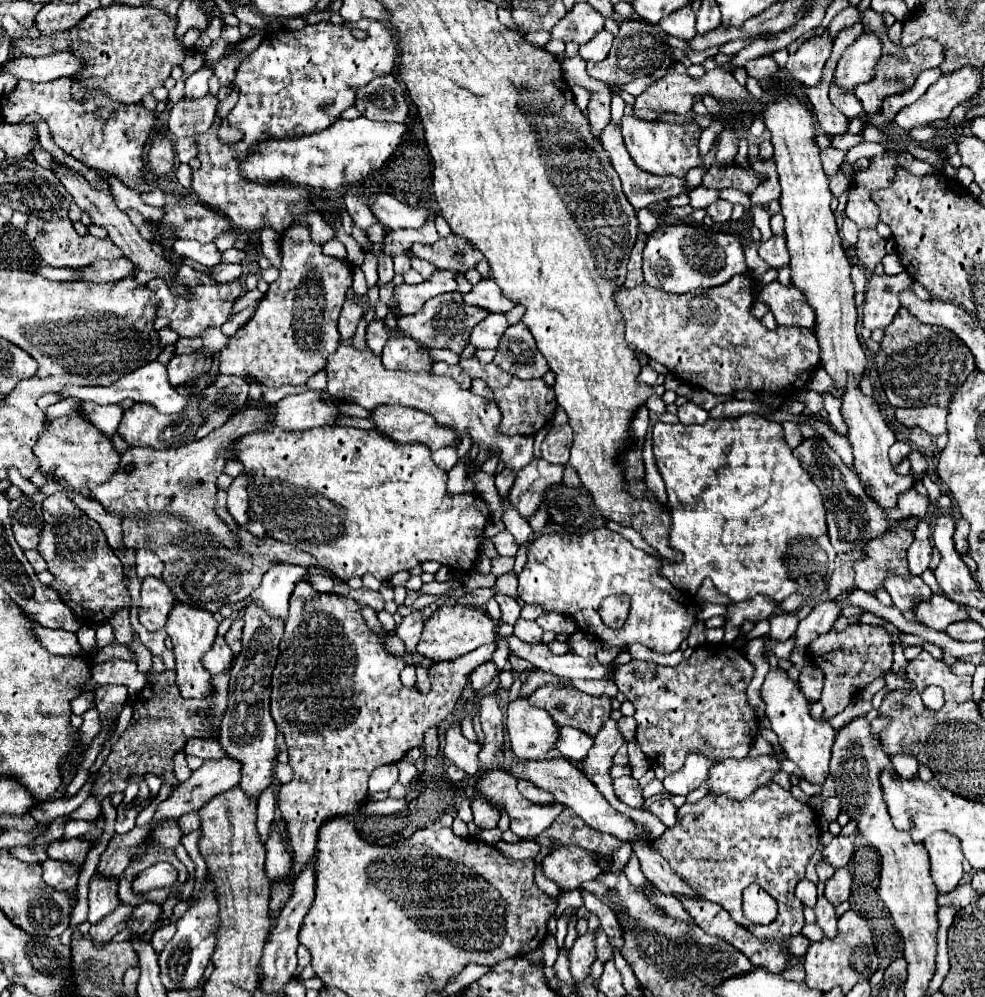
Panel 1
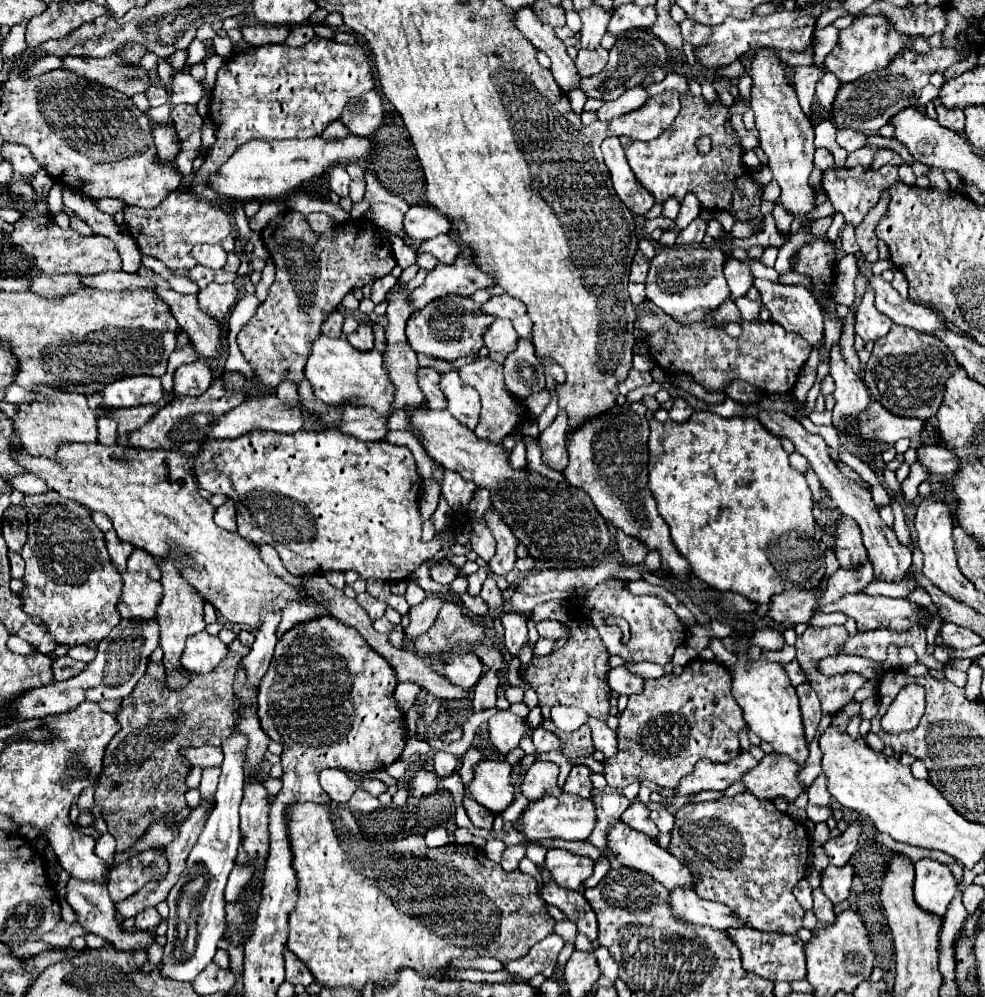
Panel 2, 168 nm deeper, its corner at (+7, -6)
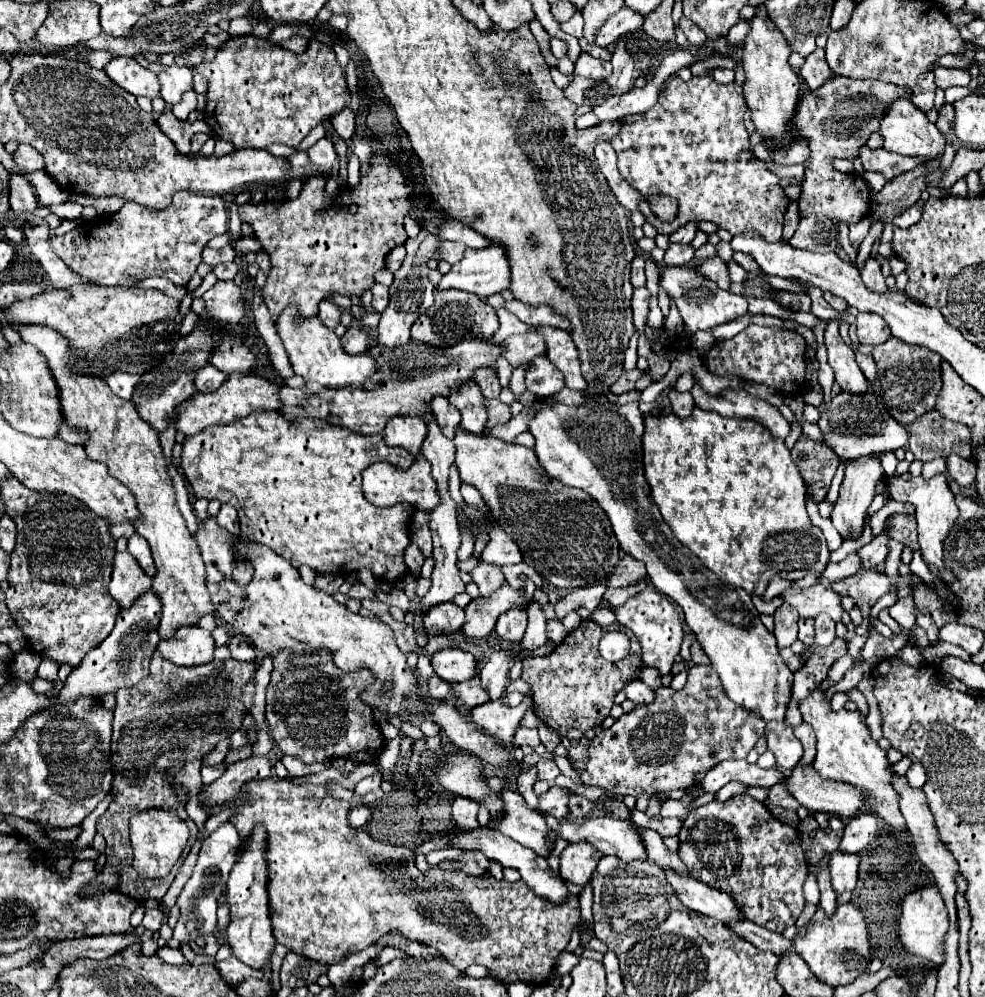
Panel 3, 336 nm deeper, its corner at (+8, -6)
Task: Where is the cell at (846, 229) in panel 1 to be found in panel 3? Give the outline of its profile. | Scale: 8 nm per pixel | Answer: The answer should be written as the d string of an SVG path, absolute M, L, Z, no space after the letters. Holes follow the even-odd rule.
M866 217L864 221L858 221L854 225L850 225L850 243L854 249L860 247L860 243L864 241L864 237L868 235L868 229L870 229L870 217Z

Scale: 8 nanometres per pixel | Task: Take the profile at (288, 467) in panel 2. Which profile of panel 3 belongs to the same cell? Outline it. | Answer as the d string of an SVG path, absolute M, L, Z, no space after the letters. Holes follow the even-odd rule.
M260 411L258 413L250 413L250 417L242 417L242 421L234 421L230 425L214 425L210 429L204 429L202 433L194 435L194 437L186 437L182 443L182 457L180 457L180 467L196 495L196 499L218 499L220 503L228 503L228 497L232 499L238 517L240 517L240 539L246 543L260 543L270 547L272 551L276 551L280 557L286 557L286 561L290 561L294 565L294 569L298 569L300 565L308 565L312 571L316 571L318 575L322 573L338 573L338 571L360 571L362 567L370 567L374 565L374 575L380 579L386 579L390 583L396 583L400 579L400 575L404 575L408 569L402 561L402 555L410 543L409 526L412 521L415 507L408 503L400 503L394 507L374 507L372 503L366 501L364 493L362 493L362 471L372 465L374 461L390 461L392 465L400 467L400 469L408 469L414 463L414 457L402 449L402 447L390 447L386 445L386 441L382 441L382 433L366 437L366 435L358 435L352 433L348 429L342 429L338 425L330 425L326 421L318 421L318 419L298 419L298 421L288 421L286 417L282 417L278 411Z

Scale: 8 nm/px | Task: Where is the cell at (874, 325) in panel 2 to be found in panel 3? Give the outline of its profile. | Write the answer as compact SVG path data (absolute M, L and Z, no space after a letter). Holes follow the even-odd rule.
M858 313L856 335L862 345L878 345L890 337L890 327L886 327L882 317L874 313Z

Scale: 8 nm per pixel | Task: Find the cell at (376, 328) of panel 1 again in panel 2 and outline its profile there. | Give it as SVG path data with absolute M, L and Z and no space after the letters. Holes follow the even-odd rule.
M361 323L357 327L357 331L347 337L347 341L359 351L369 351L373 347L373 325L371 323Z

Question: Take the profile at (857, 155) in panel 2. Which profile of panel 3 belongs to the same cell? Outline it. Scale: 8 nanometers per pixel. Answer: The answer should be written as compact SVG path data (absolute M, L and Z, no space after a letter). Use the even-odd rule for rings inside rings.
M898 99L898 101L894 101L894 105L886 107L878 133L884 139L884 149L888 149L892 153L910 155L910 157L918 155L918 157L936 159L936 157L940 157L940 153L944 153L944 145L946 145L946 139L936 129L936 125L930 123L928 117L920 109L916 109L910 99Z

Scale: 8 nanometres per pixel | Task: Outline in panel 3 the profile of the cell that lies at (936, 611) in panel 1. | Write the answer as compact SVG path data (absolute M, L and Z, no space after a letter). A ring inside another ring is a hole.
M814 585L808 589L786 589L778 597L774 597L772 601L762 601L758 595L752 595L752 601L762 615L774 615L774 611L782 603L796 607L802 619L818 617L820 613L826 613L834 621L838 621L844 611L840 605L840 595L834 593L832 589L822 587L822 585Z

